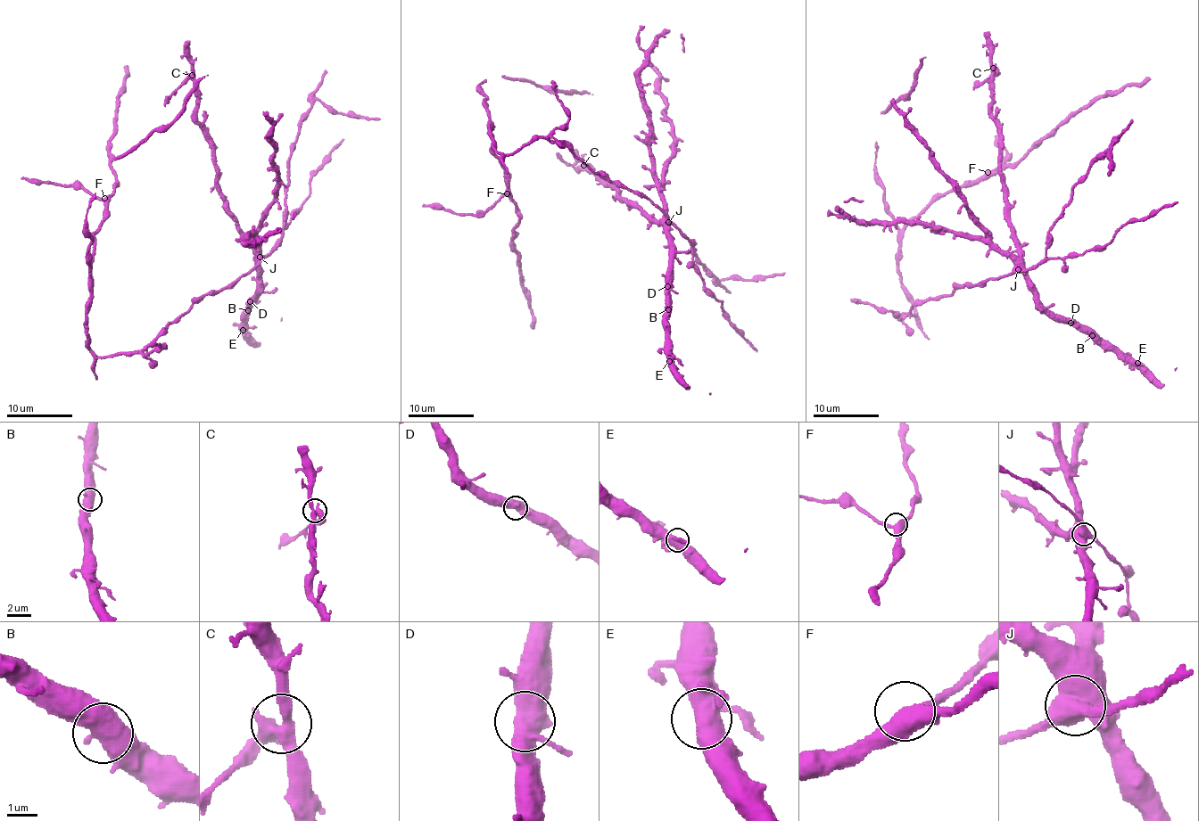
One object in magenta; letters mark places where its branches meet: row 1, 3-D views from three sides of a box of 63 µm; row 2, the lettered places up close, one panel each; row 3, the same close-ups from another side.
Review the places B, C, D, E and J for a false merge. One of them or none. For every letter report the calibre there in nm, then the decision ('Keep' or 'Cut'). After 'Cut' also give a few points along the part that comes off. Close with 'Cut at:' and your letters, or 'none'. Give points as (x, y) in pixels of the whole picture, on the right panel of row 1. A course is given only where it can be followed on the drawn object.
B: Thickness 700 nm. Keep
C: Thickness 400 nm. Keep
D: Thickness 650 nm. Keep
E: Thickness 550 nm. Keep
J: Thickness 600 nm. Keep
Cut at: none

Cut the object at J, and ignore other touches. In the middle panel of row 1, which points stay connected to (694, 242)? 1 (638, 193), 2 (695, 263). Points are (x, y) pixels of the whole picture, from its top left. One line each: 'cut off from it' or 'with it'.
1: with it
2: with it

